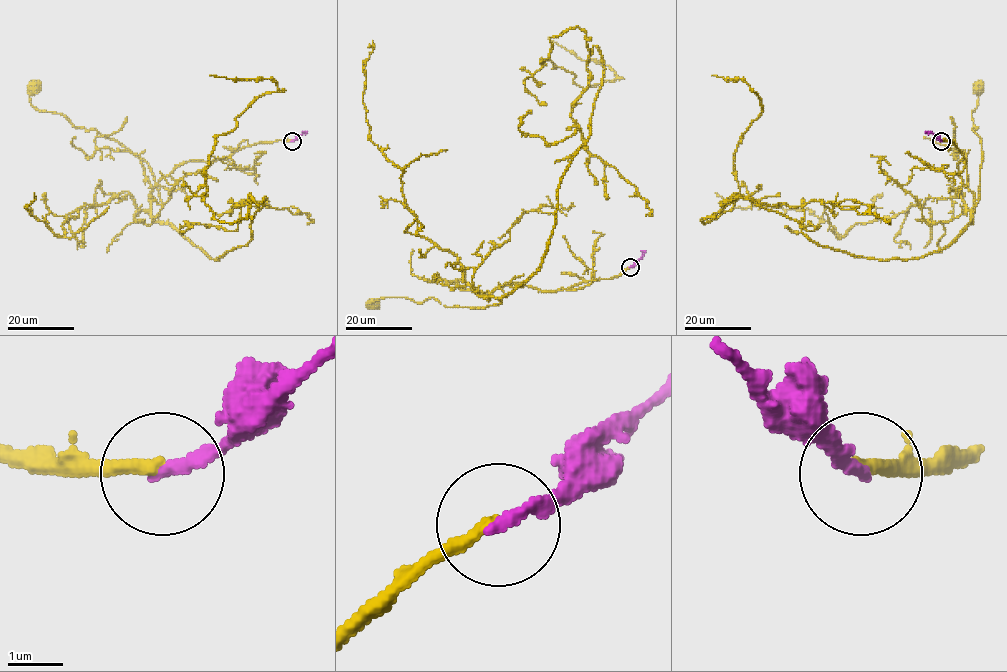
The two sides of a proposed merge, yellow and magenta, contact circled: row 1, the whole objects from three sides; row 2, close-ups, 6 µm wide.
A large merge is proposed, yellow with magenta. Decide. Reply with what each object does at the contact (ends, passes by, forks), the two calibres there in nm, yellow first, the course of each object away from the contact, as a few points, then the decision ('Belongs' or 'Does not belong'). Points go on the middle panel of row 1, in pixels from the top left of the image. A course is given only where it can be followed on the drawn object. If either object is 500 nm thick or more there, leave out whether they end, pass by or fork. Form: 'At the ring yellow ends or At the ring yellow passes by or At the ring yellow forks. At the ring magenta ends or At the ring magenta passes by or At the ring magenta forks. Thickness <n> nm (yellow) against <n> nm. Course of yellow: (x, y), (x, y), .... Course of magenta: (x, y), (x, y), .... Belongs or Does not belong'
At the ring yellow ends. At the ring magenta ends. Thickness 220 nm (yellow) against 240 nm. Course of yellow: (630, 267), (551, 291), (502, 285), (489, 298), (501, 301), (483, 308), (433, 297), (381, 297), (374, 306). Course of magenta: (630, 267), (643, 256), (644, 253), (641, 251). Does not belong

